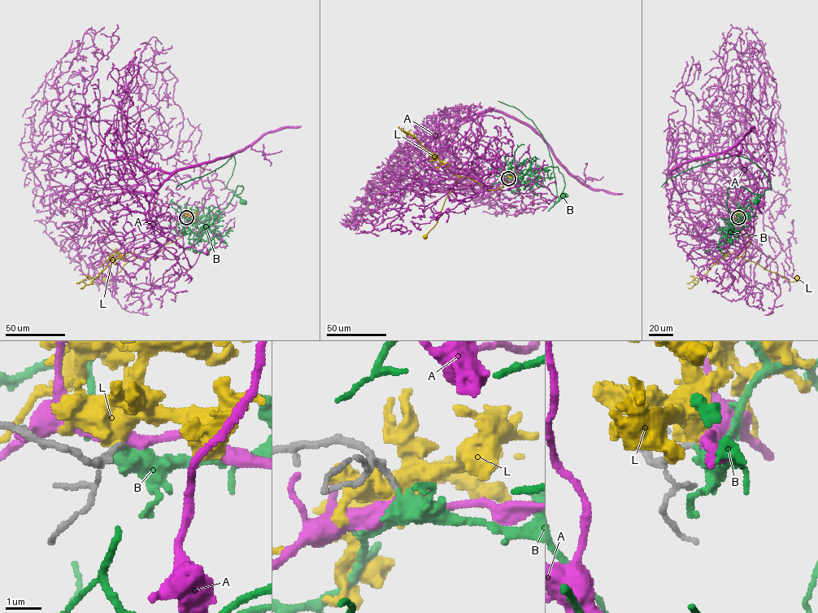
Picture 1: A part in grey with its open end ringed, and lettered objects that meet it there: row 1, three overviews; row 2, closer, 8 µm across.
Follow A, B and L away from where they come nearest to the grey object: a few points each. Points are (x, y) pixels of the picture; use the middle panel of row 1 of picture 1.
A: (507, 178), (489, 188), (464, 163), (471, 124), (491, 110), (448, 125), (371, 211), (398, 201), (404, 171)
B: (508, 178), (518, 180), (534, 170), (557, 167), (565, 184), (557, 201), (565, 195)
L: (508, 178), (518, 171), (502, 187), (489, 190), (471, 178), (459, 176), (445, 200), (437, 222), (425, 236)

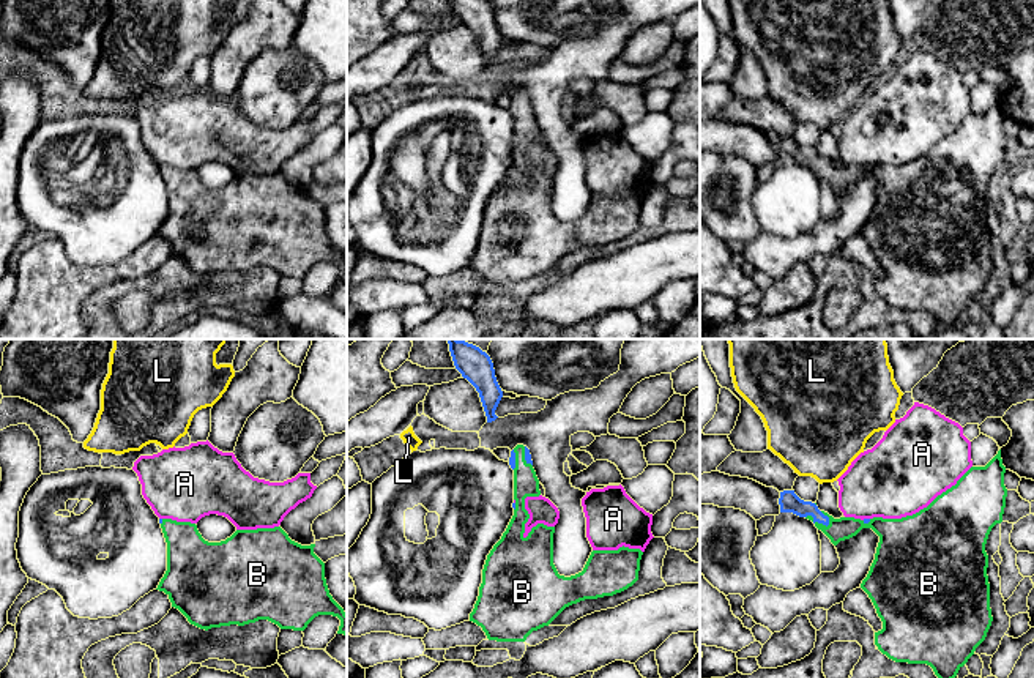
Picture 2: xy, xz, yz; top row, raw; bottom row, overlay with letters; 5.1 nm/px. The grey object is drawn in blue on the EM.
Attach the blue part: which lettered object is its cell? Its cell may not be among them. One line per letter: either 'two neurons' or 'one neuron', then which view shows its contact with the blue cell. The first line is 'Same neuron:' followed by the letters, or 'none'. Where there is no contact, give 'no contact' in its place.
Same neuron: B
A: two neurons | yz
B: one neuron | yz
L: two neurons | no contact

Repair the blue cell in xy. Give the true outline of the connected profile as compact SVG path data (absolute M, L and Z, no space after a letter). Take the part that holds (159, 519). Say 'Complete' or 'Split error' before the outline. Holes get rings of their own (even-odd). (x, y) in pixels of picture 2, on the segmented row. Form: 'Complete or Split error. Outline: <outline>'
Split error. Outline: M159 519L167 542L167 571L156 590L164 591L172 607L178 609L191 624L200 629L238 624L244 626L268 620L281 629L304 631L318 615L340 620L337 634L347 635L347 613L329 594L325 579L325 563L314 553L315 544L301 546L281 528L236 530L221 542L202 538L195 523Z

